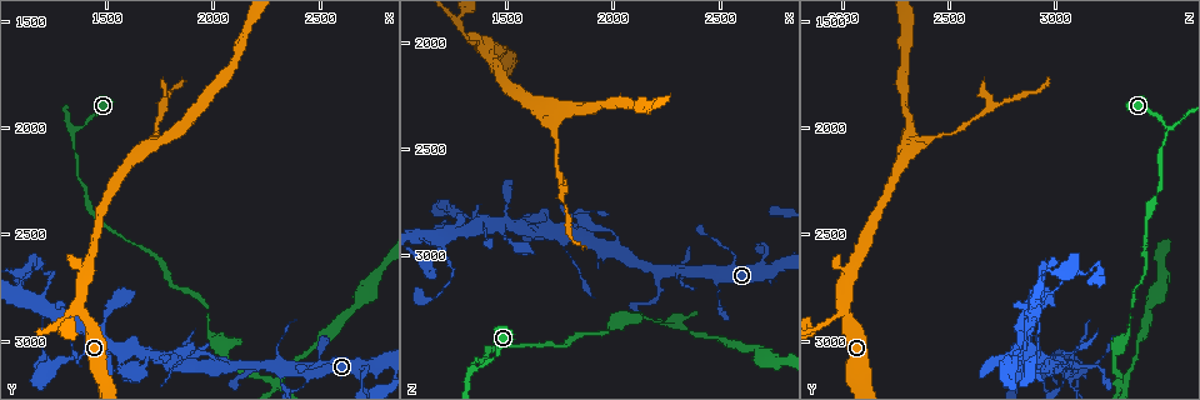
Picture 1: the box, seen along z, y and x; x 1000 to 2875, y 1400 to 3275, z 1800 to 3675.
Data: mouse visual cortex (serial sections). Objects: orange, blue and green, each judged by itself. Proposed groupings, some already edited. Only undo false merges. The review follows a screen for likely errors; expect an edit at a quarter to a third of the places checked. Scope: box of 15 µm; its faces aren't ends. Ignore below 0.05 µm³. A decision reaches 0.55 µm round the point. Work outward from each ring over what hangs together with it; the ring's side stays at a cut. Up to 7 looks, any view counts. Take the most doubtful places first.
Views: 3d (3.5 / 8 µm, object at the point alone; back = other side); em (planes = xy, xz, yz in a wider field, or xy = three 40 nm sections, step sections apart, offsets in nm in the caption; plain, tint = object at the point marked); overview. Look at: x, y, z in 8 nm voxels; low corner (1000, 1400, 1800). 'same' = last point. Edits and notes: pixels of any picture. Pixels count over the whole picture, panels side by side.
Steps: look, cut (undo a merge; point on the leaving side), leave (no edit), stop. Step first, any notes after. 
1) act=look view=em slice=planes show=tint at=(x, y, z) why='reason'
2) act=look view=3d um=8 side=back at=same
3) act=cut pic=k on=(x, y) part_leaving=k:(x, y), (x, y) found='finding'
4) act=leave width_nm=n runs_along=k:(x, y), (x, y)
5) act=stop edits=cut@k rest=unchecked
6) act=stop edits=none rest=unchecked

act=look view=3d um=3.5 at=(1780, 3070, 2920) why='side arm on a straight run'

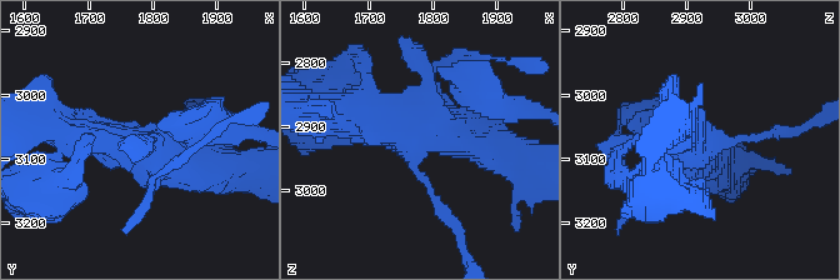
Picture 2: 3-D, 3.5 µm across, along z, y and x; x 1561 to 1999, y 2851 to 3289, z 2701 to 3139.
act=look view=em slice=xy step=1 show=tint at=same

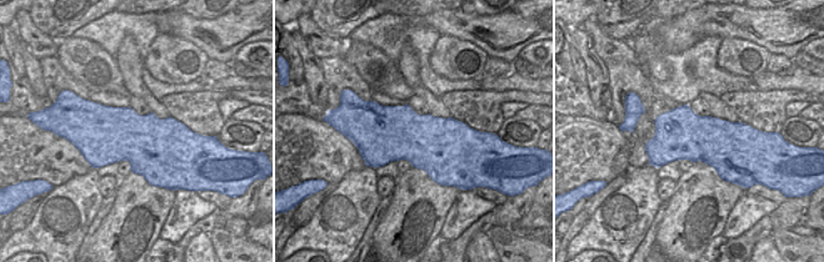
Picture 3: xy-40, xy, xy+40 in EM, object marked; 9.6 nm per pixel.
act=leave found='all the same cell'

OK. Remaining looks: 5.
act=look view=3d um=3.5 at=(1210, 2780, 2970) why='thick turns thin'

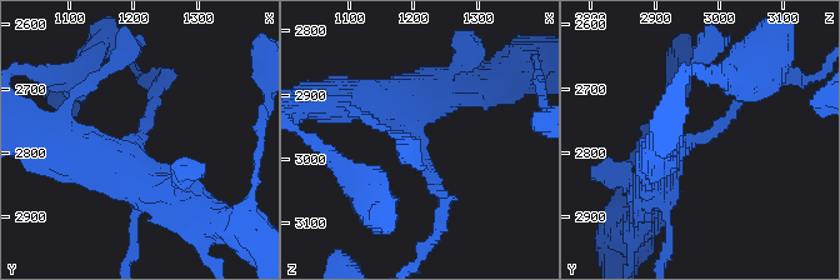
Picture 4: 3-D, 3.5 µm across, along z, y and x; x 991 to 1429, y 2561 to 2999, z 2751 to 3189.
act=look view=em slice=xy step=1 show=tint at=(1210, 2785, 2965) arm_widths_nm=150,500

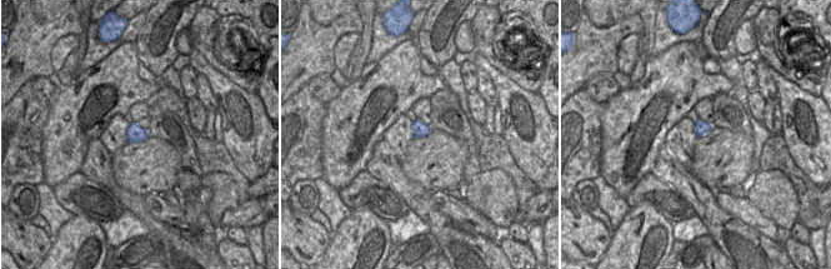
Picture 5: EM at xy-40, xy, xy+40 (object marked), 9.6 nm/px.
act=leave runs_along=4:(650, 191), (755, 88) found='all the same cell'

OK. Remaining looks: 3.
act=look view=3d um=8 at=(2700, 3130, 3010) why='thin arm on a thick one'

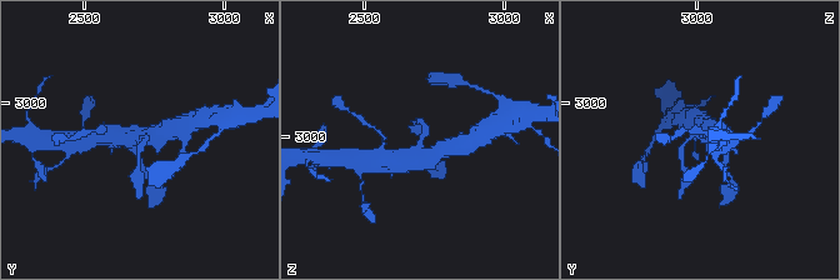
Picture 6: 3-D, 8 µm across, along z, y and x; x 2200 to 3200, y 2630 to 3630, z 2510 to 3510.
act=look view=em slice=xy step=5 show=tint at=(2700, 3120, 3000) arms=3 arm_widths_nm=200,500,600 why='shape alone is not enough'

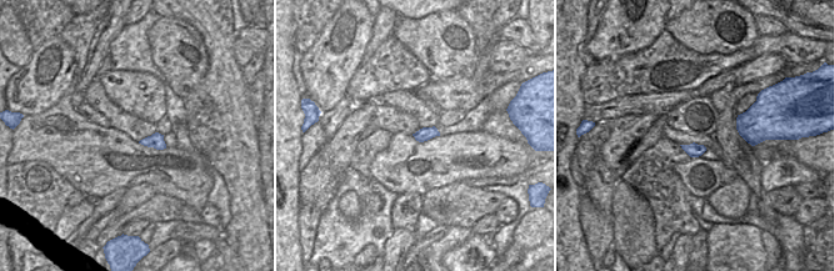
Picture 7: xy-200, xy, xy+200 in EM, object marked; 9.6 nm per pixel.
act=leave width_nm=130 runs_along=6:(393, 163), (420, 154), (418, 123) found='one cell here'

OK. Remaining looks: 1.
act=stop edits=none rest=unchecked

